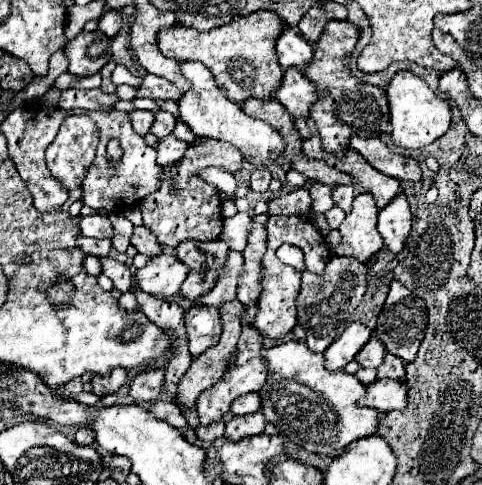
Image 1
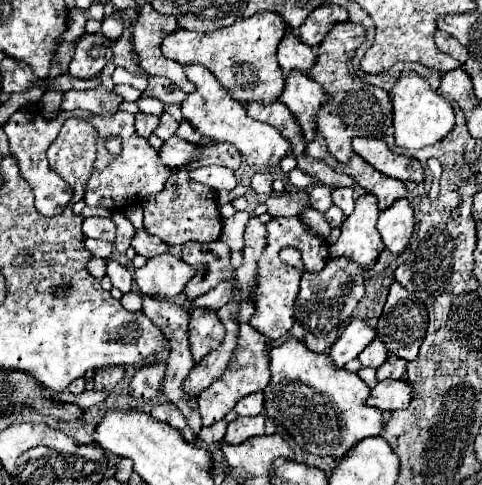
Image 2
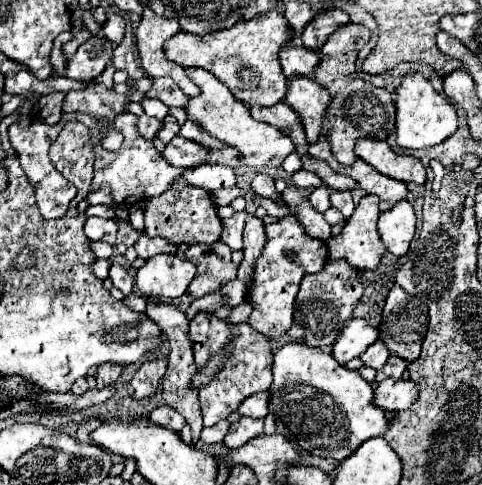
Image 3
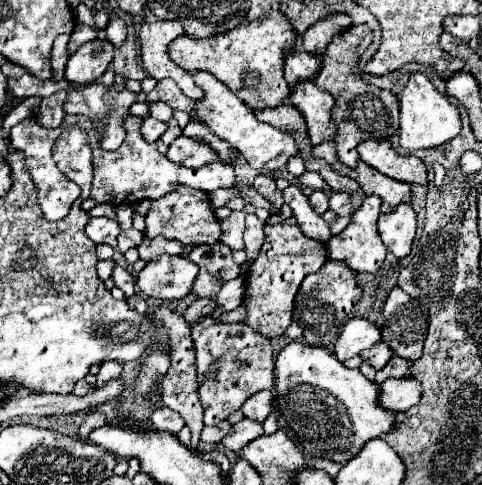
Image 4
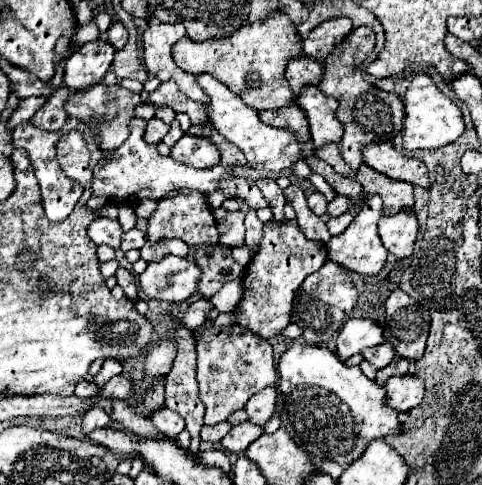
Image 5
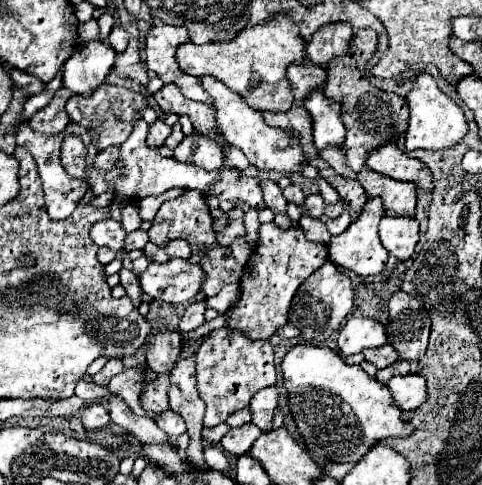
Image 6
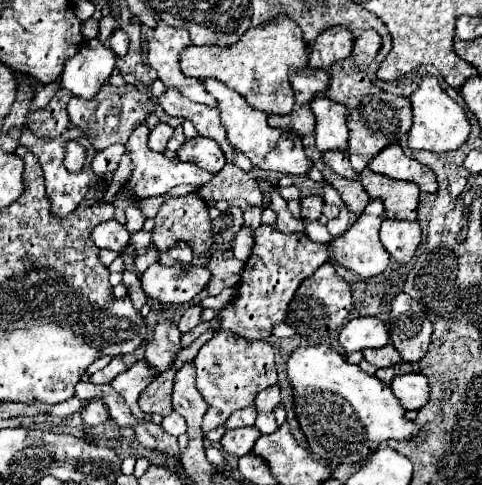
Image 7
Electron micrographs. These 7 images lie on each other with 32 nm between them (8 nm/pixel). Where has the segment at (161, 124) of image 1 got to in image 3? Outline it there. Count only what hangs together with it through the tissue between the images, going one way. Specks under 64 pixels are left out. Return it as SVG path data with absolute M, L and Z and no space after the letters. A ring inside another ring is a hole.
M166 116L162 122L164 122L164 128L158 132L158 138L166 144L166 140L172 140L172 138L178 134L180 124L178 124L176 118L172 118L172 116Z

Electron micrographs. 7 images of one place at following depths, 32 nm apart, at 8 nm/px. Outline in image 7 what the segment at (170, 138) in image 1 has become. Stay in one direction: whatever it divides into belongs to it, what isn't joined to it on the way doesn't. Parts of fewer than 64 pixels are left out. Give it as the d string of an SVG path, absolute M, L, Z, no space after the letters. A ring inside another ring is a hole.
M194 136L194 138L186 140L180 146L180 150L176 150L176 156L178 156L178 160L196 164L212 174L220 172L222 166L226 164L226 158L224 158L220 146L214 140L204 138L204 136Z

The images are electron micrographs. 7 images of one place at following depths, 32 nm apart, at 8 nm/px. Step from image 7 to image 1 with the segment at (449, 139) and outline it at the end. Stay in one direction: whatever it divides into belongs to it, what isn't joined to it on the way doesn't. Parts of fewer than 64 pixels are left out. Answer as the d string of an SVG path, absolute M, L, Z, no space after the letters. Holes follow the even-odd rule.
M396 72L386 86L388 106L390 106L390 126L392 126L392 140L400 148L424 148L440 138L450 126L450 106L446 100L436 96L428 84L414 76L412 72Z

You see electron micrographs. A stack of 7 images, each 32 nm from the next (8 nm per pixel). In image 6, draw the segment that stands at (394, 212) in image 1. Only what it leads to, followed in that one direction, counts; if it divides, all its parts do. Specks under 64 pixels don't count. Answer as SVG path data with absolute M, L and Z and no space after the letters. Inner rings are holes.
M384 216L380 220L380 240L384 248L398 260L408 260L418 242L418 220L410 216Z

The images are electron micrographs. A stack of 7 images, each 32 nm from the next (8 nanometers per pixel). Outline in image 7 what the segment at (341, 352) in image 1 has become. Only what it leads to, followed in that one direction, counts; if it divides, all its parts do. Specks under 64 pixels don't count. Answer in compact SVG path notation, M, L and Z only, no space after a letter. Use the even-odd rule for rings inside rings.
M352 318L340 332L340 346L346 354L388 344L388 328L378 318Z

